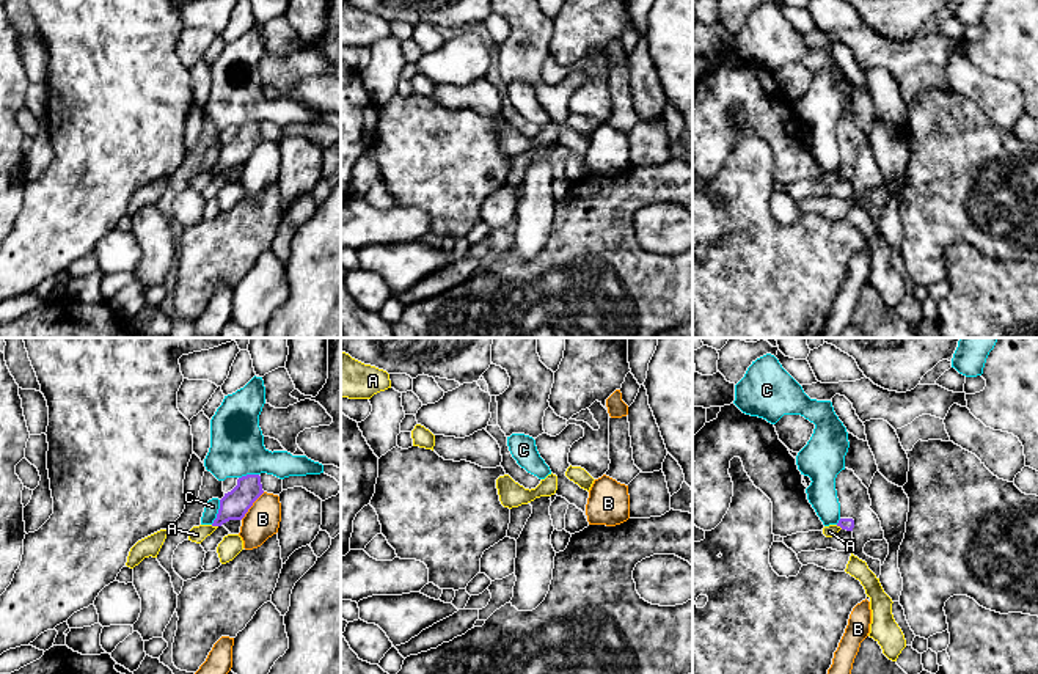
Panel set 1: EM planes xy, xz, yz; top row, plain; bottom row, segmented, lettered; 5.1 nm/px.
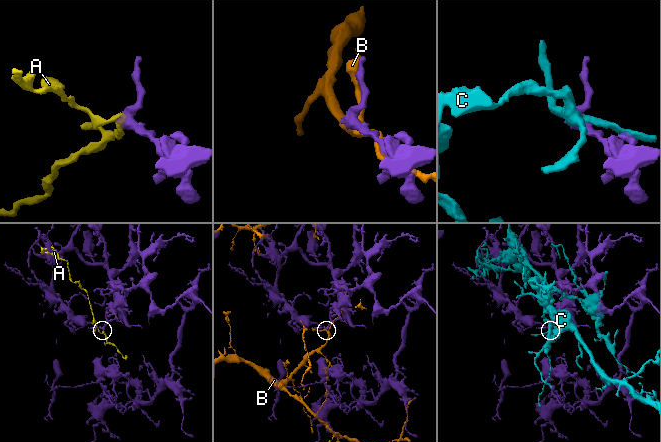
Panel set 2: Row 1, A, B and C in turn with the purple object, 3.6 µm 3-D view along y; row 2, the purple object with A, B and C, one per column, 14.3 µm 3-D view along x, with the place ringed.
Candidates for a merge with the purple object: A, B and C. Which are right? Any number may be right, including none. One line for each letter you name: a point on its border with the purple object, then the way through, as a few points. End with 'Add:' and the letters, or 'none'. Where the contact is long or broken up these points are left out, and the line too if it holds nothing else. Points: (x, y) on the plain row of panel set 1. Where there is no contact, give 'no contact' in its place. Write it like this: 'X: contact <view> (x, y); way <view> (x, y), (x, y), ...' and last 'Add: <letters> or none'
Add: none

